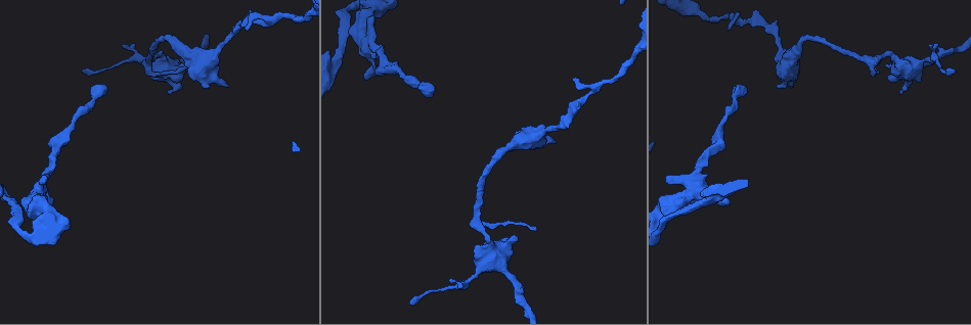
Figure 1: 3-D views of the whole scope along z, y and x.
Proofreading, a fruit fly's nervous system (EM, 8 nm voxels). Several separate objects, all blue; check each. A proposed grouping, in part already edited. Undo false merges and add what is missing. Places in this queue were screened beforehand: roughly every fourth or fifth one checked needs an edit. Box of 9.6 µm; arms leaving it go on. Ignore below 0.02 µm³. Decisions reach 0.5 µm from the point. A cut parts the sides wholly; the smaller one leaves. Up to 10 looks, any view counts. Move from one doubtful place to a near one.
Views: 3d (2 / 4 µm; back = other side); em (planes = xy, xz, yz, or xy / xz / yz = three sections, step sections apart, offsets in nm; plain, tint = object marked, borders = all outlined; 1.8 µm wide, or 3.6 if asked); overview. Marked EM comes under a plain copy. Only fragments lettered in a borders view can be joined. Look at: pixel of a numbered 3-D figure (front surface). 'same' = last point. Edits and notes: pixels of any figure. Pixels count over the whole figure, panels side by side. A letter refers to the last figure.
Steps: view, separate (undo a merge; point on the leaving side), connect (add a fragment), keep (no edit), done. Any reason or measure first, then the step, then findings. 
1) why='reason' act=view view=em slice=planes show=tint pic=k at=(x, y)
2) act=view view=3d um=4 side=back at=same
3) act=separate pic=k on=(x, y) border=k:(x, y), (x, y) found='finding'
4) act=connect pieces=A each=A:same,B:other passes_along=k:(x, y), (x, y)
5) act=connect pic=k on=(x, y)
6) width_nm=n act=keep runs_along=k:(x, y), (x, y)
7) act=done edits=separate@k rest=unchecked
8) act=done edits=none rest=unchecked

why='thick turns thin' act=view view=em slice=planes show=borders pic=1 at=(676, 201)

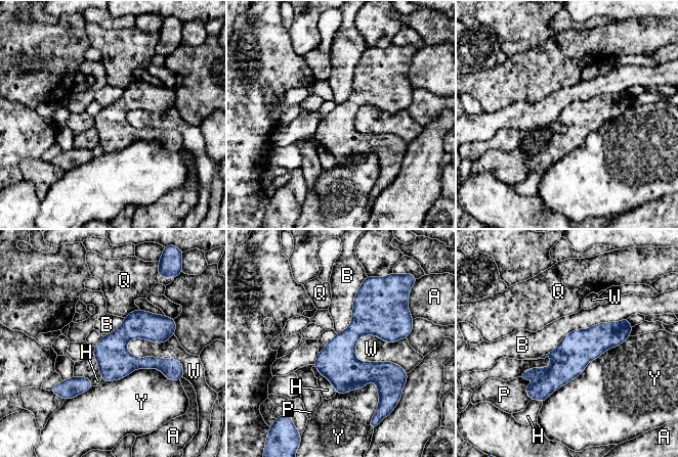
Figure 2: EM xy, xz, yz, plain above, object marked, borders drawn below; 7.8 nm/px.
width_nm=260 act=keep each=A:other,B:other,H:other,P:other,Q:other,W:other,Y:other runs_along=2:(626, 322), (588, 345), (539, 396) found='continuous, no second cell'

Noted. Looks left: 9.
why='thin neck' act=view view=em slice=xz step=4 show=tint pic=1 at=(94, 99)

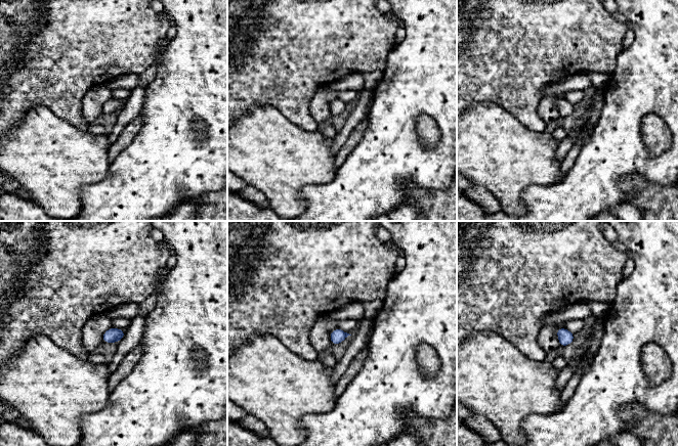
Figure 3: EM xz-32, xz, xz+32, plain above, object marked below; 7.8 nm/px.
why='another direction' act=view view=em slice=planes show=borders at=same

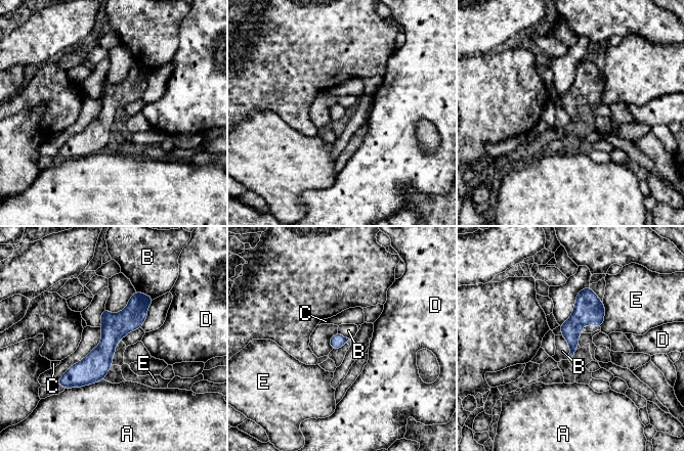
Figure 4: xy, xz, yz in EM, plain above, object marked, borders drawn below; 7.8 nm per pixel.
width_nm=110 act=keep each=A:other,B:other,C:other,D:other,E:other found='continuous, no second cell'

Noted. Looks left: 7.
why='thin end' act=view view=em slice=planes show=borders pic=1 at=(533, 230)

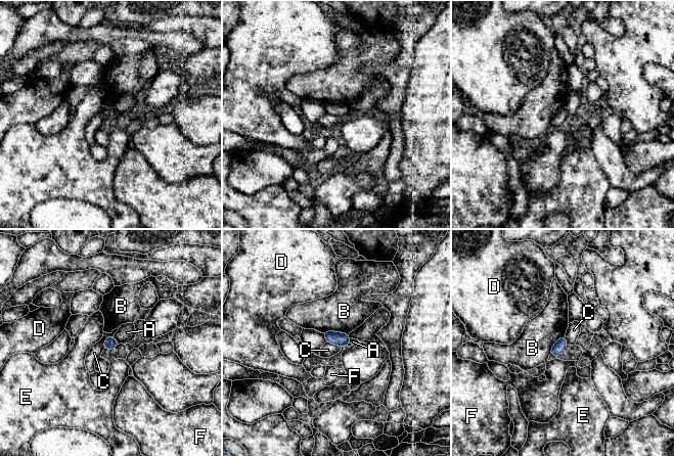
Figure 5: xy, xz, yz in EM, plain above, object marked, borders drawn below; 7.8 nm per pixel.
act=keep each=A:other,B:other,C:other,D:other,E:other,F:other border=5:(113, 335), (104, 338), (102, 349) found='no lettered fragment goes on from it'

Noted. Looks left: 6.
why='thin end' act=view view=em um=3.6 slice=planes show=borders pic=1 at=(124, 44)

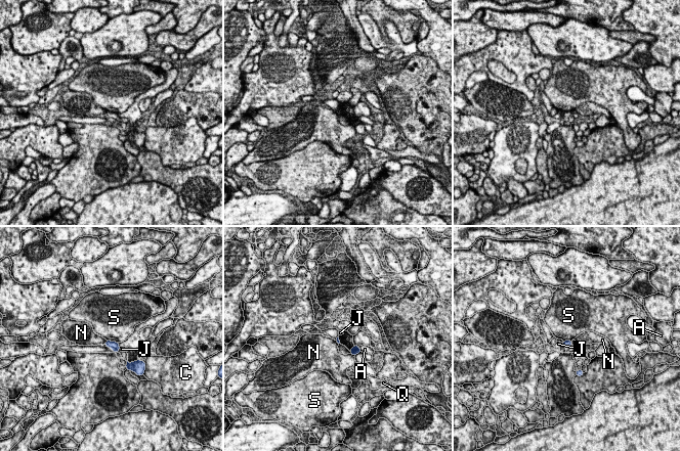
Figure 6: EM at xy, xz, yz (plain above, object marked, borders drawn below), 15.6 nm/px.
act=keep each=A:other,C:other,J:other,N:other,Q:other,S:other border=6:(107, 340), (117, 343) found='no lettered fragment goes on from it'

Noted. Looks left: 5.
act=done edits=none rest=unchecked

